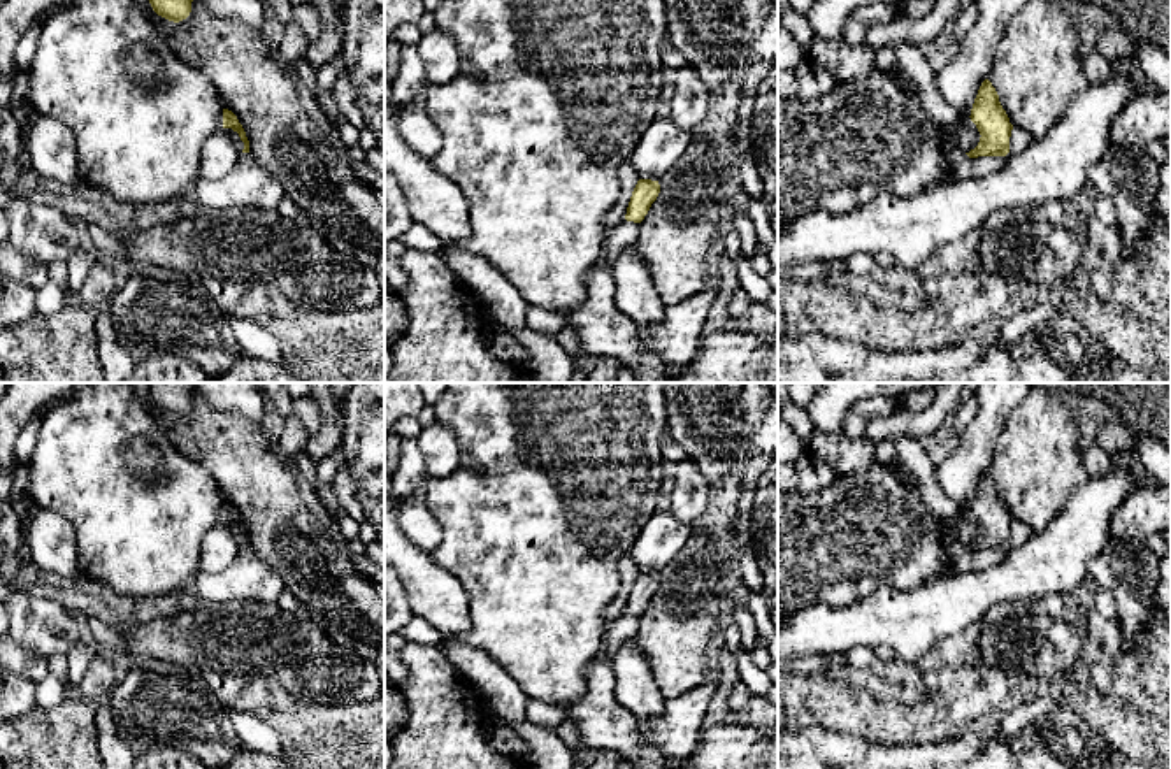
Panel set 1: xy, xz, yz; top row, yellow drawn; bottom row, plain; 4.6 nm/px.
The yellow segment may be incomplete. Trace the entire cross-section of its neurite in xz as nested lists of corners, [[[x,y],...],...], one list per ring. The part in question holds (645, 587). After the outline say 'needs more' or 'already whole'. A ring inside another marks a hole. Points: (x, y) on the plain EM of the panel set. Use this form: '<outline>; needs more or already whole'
[[[639,572],[632,585],[625,613],[641,616],[648,607],[651,597],[657,593],[658,586],[660,586],[658,574]]]; already whole

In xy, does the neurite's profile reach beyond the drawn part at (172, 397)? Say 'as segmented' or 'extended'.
as segmented

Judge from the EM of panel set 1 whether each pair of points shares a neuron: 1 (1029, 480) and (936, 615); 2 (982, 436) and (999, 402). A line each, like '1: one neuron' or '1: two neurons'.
1: two neurons
2: one neuron

